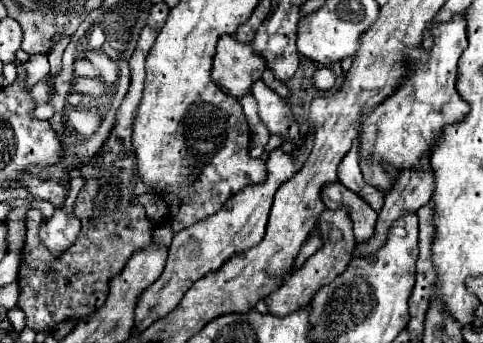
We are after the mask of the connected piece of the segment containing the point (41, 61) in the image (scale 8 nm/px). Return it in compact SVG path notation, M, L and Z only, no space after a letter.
M46 55L30 57L30 61L24 63L22 67L26 69L26 85L34 87L40 79L44 79L48 75L48 57Z

